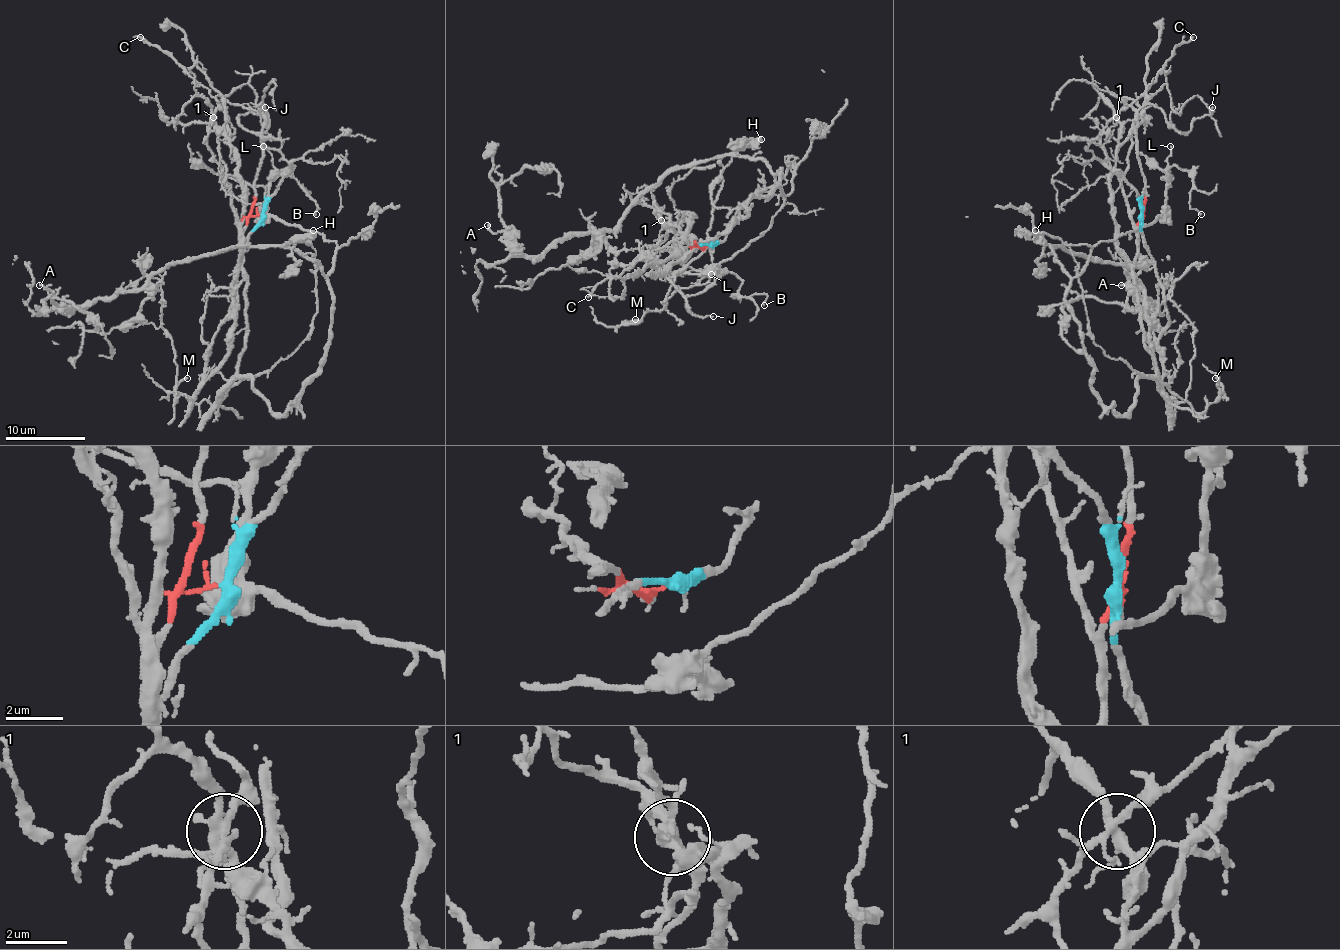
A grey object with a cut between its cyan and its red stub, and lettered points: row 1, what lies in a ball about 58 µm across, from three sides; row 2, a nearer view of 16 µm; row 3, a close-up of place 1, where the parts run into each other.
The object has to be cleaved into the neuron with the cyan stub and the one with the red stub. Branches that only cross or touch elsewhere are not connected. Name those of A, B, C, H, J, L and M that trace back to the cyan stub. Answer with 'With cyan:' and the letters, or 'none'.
With cyan: none

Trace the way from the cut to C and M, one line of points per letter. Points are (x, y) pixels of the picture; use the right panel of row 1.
C: (1142, 214), (1136, 228), (1122, 184), (1100, 144), (1100, 131), (1136, 101), (1174, 49), (1194, 37)
M: (1142, 214), (1132, 278), (1144, 349), (1158, 379), (1202, 413), (1206, 401), (1220, 395), (1216, 377)

